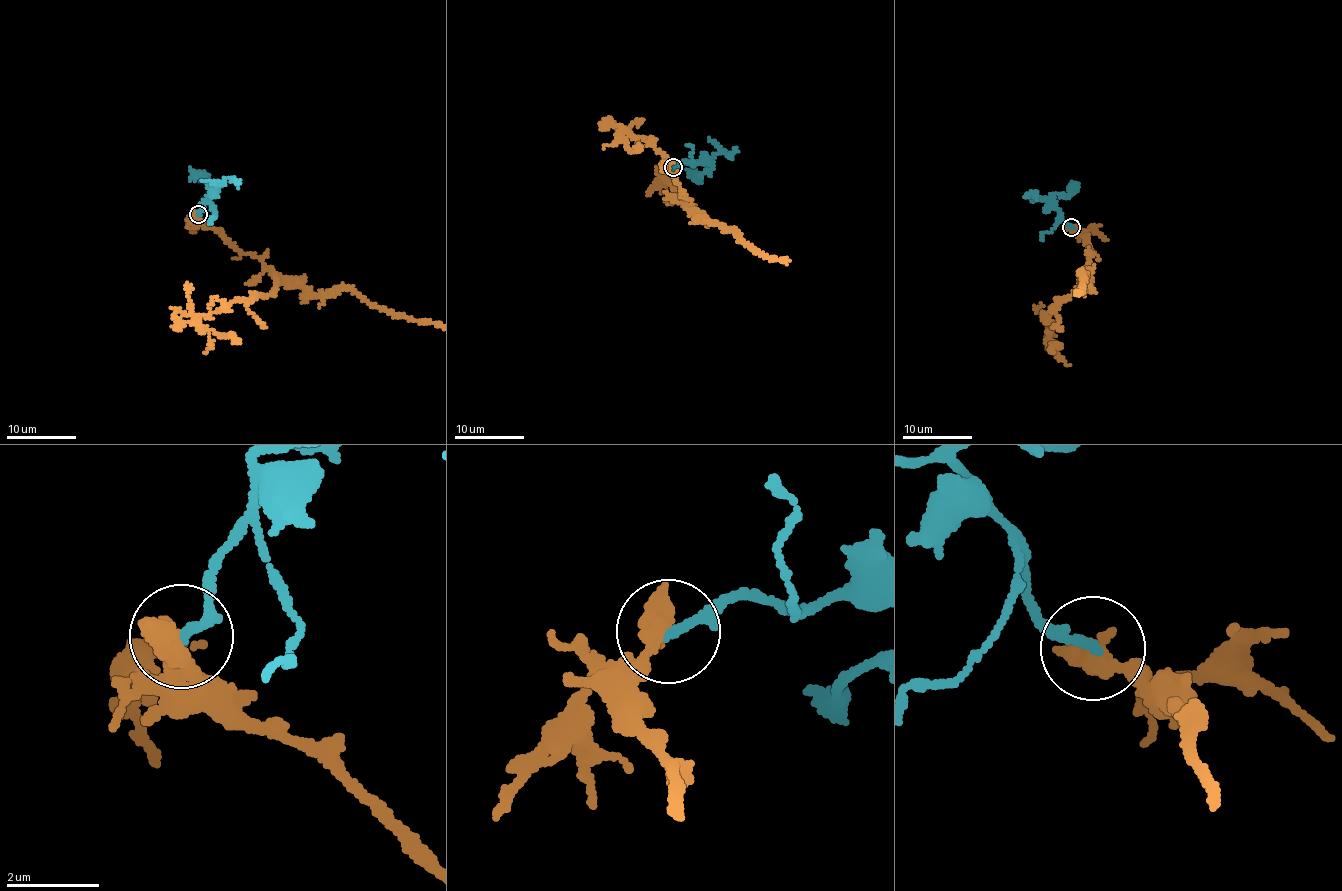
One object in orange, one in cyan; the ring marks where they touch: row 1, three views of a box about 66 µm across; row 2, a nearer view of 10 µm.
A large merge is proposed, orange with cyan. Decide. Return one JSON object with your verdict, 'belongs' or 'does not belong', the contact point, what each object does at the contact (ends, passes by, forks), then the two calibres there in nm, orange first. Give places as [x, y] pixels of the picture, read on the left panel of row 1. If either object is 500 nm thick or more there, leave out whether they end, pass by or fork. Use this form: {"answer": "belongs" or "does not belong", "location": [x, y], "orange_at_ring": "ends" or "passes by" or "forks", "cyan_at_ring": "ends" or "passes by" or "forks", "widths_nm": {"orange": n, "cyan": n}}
{"answer": "does not belong", "location": [198, 214], "widths_nm": {"orange": 550, "cyan": 200}}

